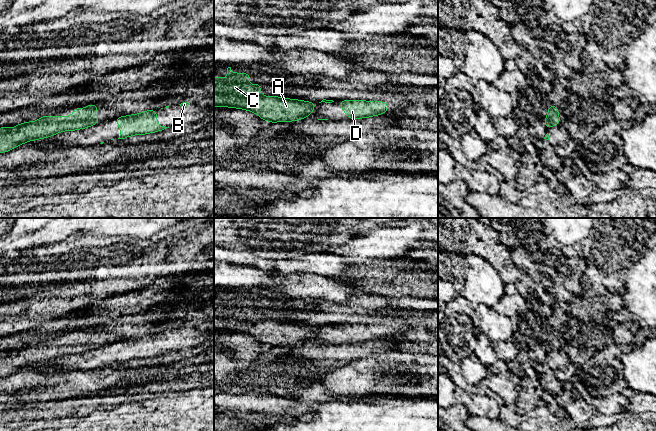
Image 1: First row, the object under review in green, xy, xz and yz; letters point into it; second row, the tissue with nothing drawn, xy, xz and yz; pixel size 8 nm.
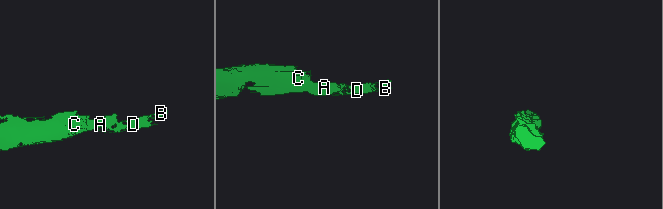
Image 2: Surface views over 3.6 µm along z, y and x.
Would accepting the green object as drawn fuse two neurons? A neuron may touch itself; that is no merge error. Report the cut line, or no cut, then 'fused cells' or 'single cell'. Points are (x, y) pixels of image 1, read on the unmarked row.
yz (551, 349), (547, 351) | fused cells

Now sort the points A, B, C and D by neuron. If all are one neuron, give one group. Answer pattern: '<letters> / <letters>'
A C / B D

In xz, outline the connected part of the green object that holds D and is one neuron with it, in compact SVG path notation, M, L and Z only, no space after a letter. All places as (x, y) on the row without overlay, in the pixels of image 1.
M343 324L338 325L340 331L348 343L369 342L371 340L383 339L389 334L389 327L383 325Z

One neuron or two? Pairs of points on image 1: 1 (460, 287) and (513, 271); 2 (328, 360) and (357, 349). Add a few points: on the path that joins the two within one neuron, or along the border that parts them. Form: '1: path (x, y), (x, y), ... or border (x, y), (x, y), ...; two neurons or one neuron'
1: border (483, 258), (505, 283); two neurons
2: path (335, 355), (350, 351); one neuron

